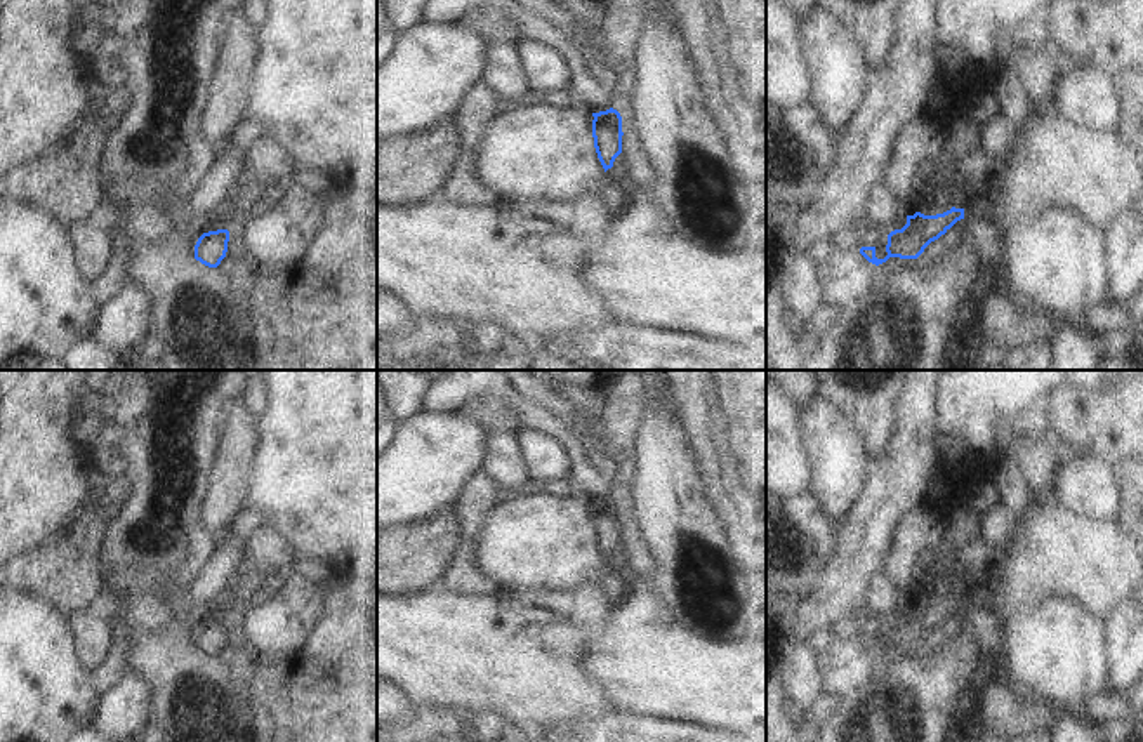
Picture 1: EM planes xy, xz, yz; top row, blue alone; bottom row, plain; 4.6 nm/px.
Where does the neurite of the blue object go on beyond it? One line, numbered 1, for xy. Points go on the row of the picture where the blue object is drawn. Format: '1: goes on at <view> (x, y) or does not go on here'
1: does not go on here

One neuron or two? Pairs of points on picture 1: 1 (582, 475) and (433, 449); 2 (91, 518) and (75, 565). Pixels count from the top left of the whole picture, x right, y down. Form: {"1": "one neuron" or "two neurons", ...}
{"1": "two neurons", "2": "one neuron"}

